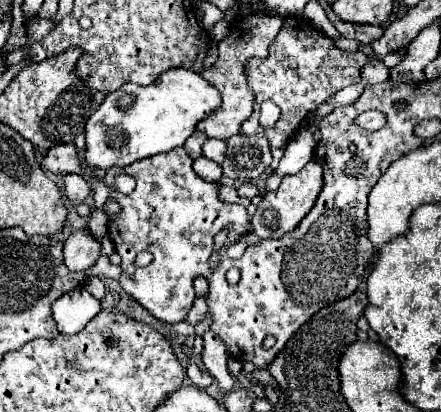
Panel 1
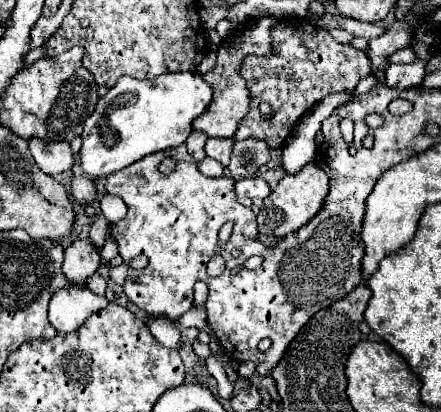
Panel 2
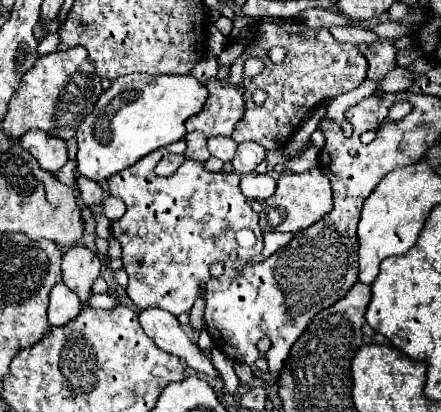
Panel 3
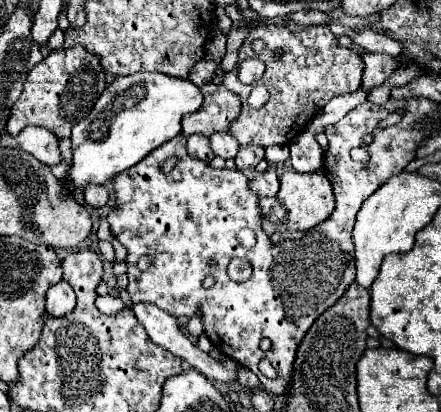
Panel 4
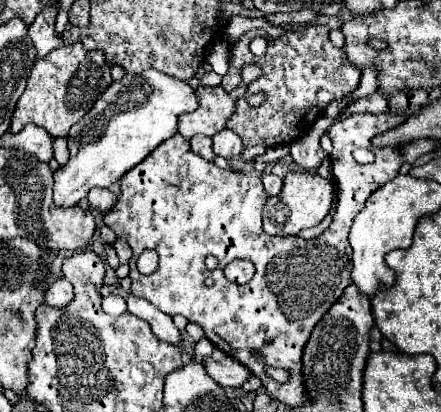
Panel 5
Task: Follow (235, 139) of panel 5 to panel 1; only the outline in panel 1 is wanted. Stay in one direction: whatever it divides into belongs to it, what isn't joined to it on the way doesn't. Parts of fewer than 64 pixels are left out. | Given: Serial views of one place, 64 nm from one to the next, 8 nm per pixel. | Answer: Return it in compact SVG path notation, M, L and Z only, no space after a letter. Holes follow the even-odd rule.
M208 138L204 148L202 148L202 154L204 158L208 160L214 160L214 162L224 162L224 156L226 156L226 150L228 150L228 142L226 140L214 140L214 138Z

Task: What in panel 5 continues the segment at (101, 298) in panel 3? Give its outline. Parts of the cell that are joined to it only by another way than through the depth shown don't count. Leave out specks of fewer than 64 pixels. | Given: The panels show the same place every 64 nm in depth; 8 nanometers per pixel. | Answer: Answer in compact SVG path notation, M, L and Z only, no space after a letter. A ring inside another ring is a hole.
M110 294L104 298L102 308L104 308L104 312L108 312L112 316L120 316L126 312L126 298L120 294Z

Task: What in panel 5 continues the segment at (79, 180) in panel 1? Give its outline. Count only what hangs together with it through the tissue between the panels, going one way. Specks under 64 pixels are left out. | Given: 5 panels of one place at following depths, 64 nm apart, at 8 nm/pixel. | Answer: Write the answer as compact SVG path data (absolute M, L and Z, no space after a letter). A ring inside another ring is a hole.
M92 188L92 192L88 194L88 202L100 212L110 212L116 206L116 194L106 188Z

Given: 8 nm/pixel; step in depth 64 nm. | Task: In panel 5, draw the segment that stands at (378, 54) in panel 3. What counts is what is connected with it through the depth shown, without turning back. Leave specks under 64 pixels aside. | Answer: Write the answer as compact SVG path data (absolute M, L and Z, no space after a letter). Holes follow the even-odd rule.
M362 72L362 80L360 80L360 86L350 94L352 100L358 100L358 98L364 98L364 96L370 96L376 92L376 74L374 72Z

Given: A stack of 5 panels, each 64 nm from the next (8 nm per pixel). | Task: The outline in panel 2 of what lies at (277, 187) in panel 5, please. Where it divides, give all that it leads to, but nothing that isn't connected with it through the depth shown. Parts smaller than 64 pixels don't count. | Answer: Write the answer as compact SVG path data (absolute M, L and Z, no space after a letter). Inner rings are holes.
M250 176L242 178L236 182L236 194L238 196L248 196L248 198L266 198L270 194L270 186L264 178L260 176Z

